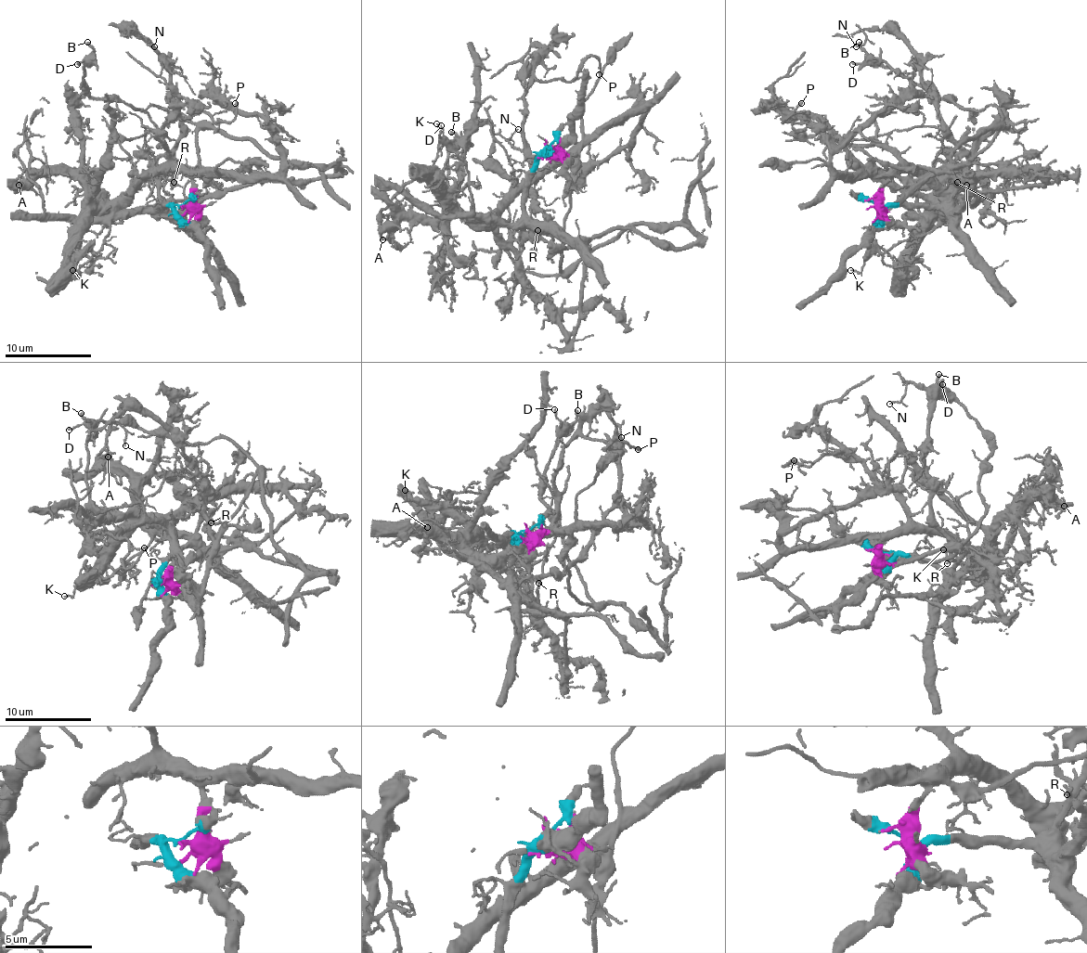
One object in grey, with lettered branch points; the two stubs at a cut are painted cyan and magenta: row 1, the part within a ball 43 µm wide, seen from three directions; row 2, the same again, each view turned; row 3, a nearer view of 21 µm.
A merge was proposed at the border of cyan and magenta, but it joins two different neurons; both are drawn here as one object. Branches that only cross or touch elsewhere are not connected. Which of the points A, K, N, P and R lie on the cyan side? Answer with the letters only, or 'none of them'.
K, N, R

